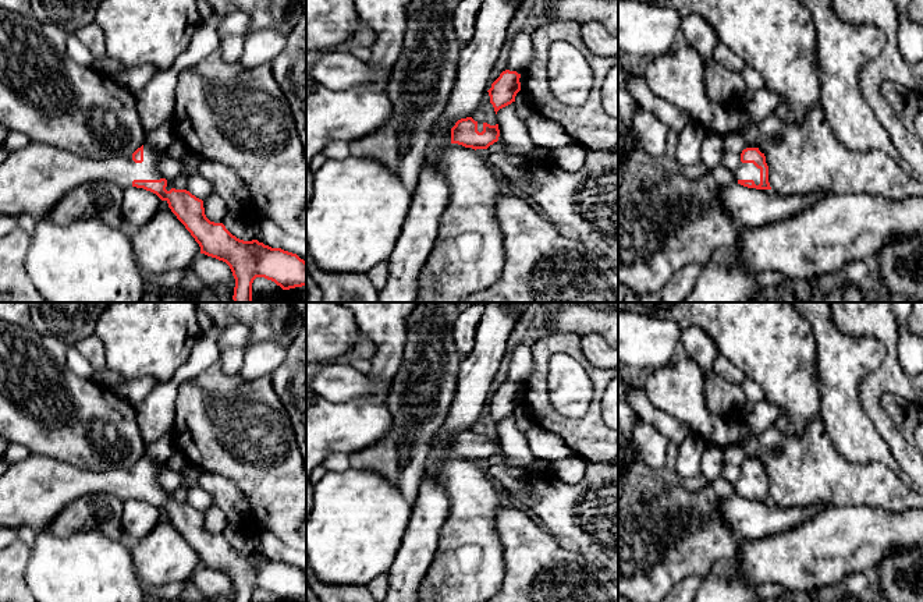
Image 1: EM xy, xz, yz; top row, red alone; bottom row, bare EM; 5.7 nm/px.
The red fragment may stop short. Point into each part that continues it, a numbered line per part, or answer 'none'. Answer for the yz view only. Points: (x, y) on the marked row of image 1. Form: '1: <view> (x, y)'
1: yz (746, 170)

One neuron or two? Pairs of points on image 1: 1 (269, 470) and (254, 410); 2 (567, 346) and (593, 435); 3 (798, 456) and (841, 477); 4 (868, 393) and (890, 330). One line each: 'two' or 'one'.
1: one
2: one
3: one
4: one

